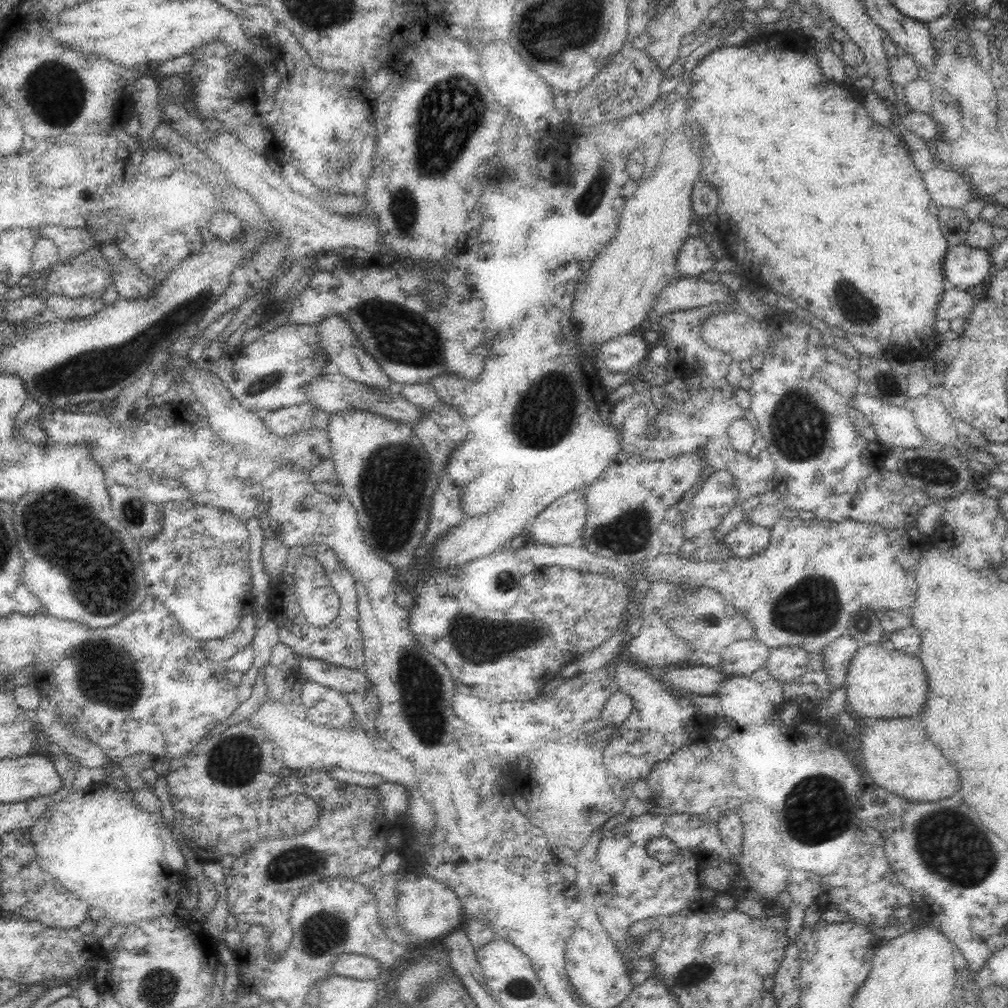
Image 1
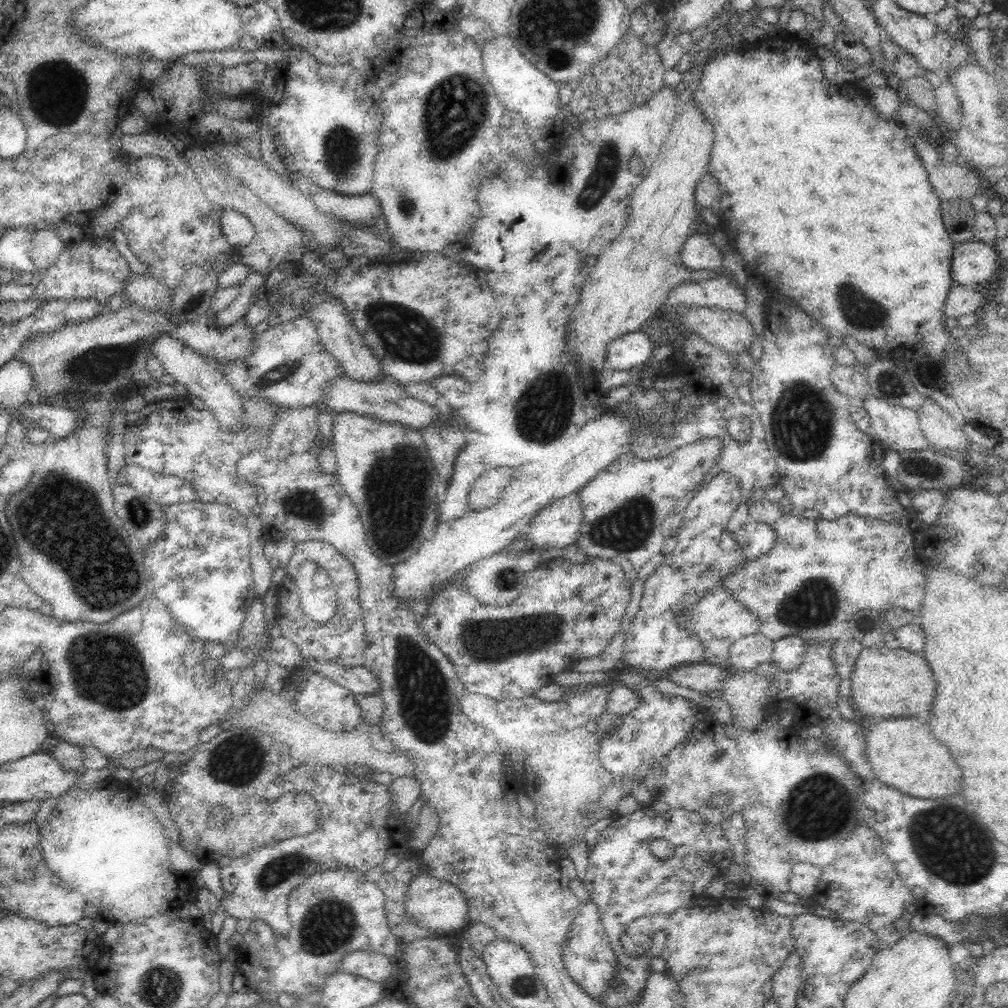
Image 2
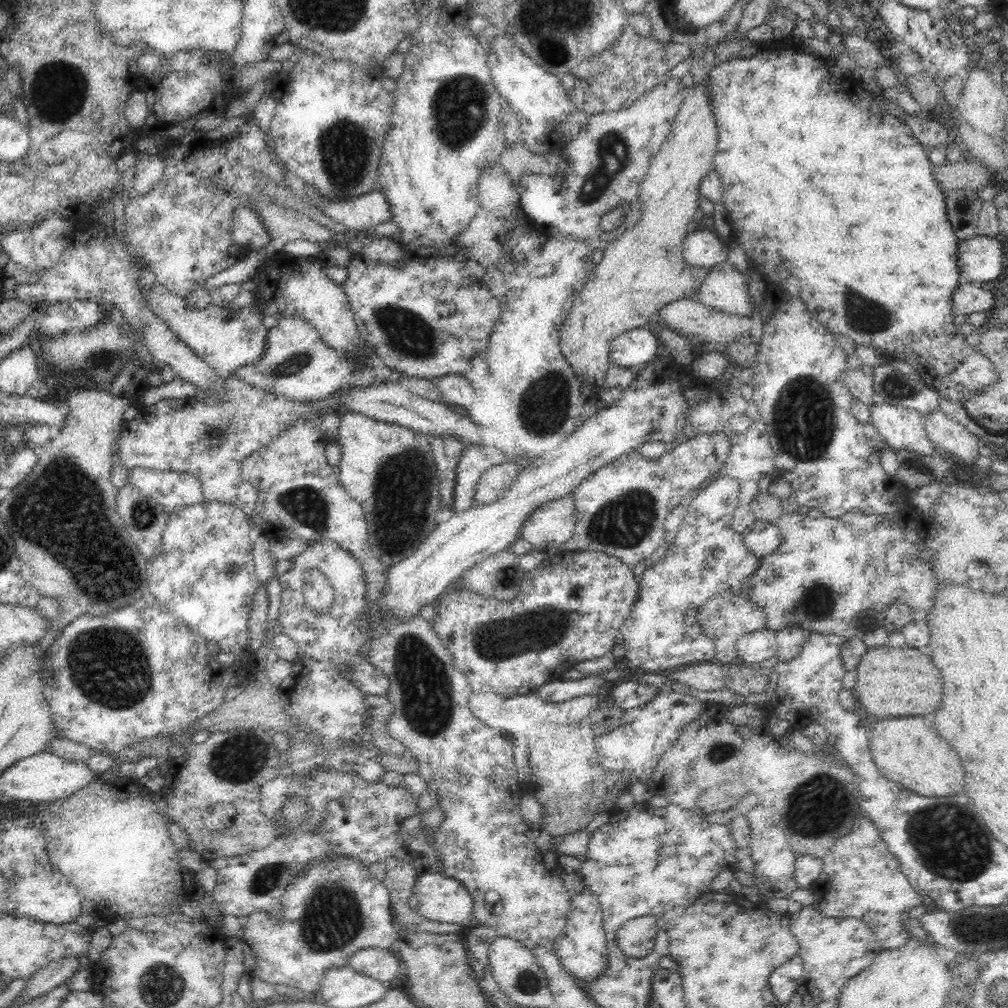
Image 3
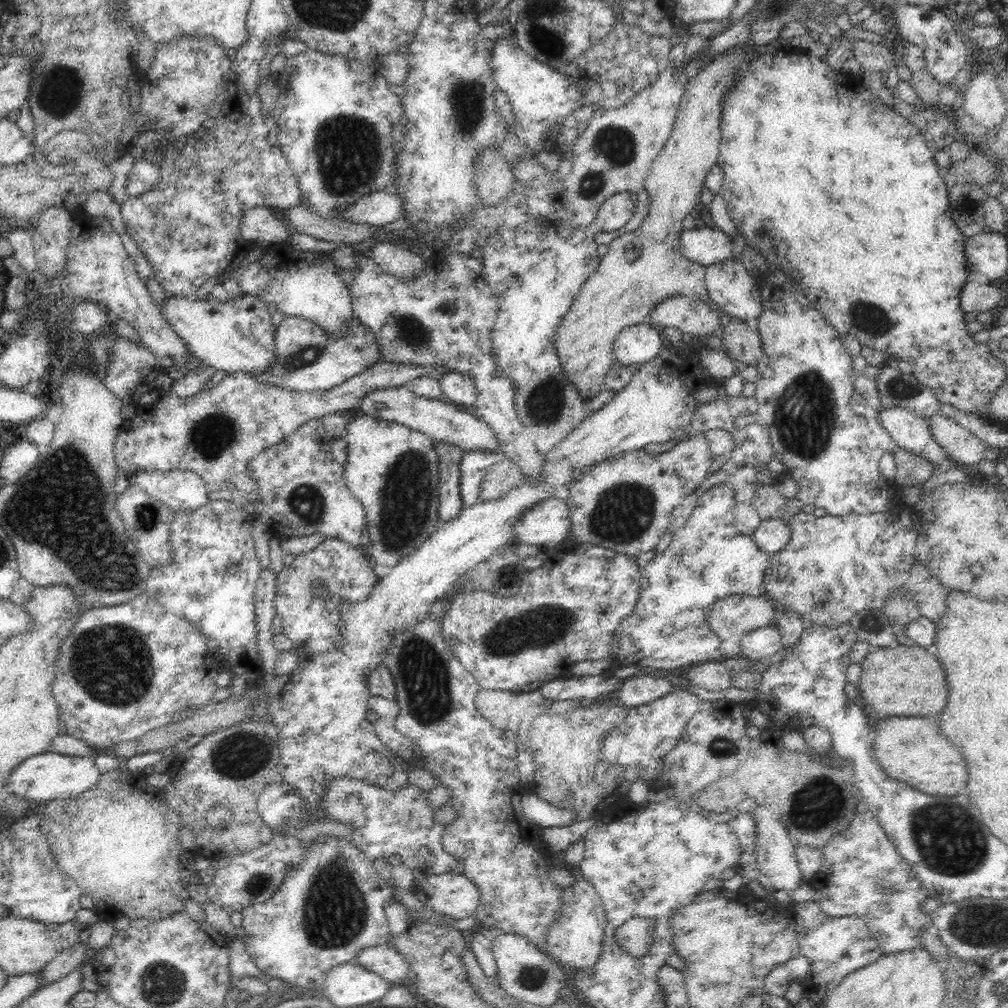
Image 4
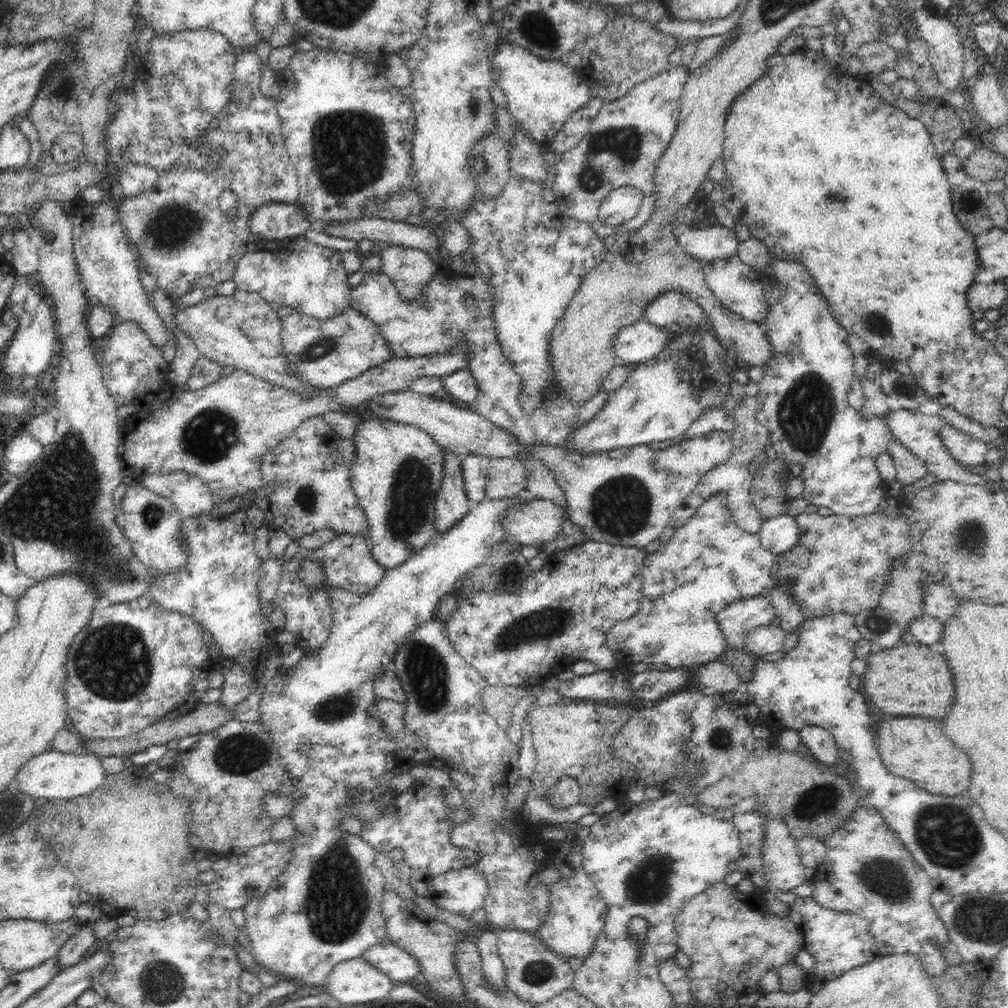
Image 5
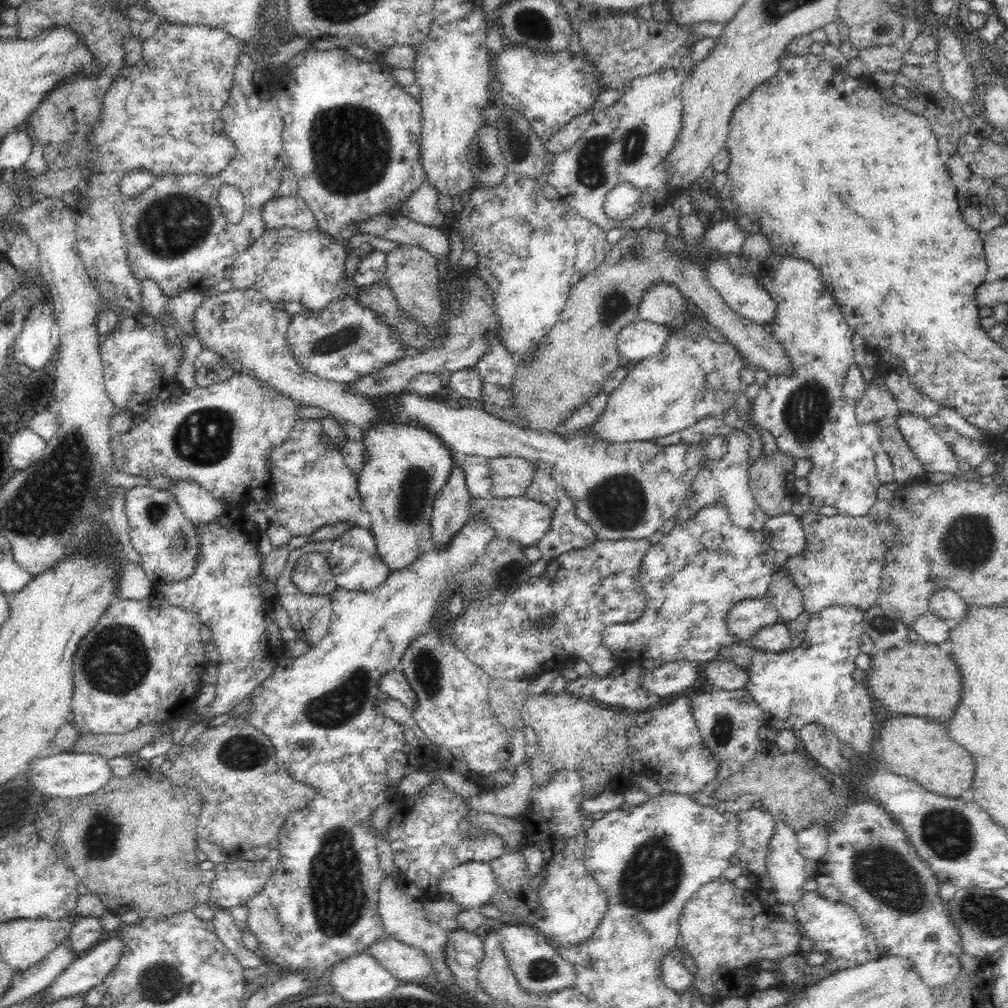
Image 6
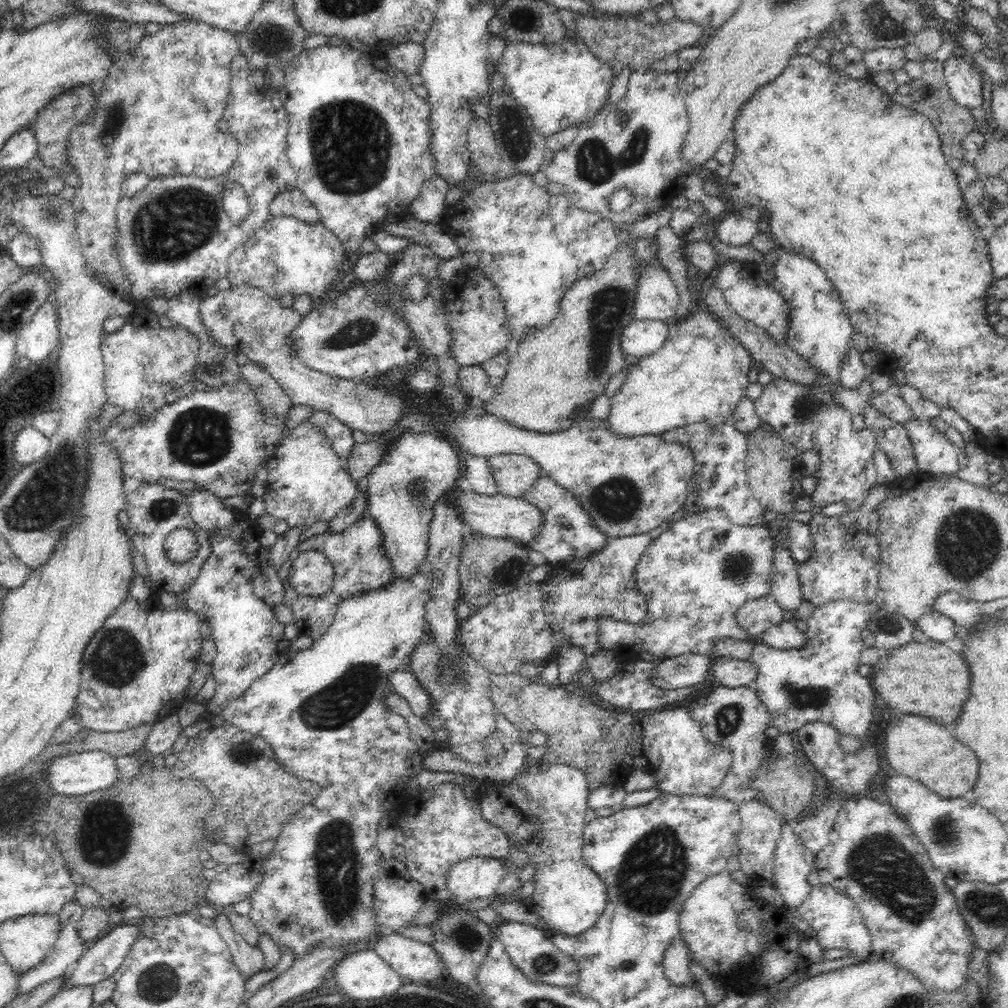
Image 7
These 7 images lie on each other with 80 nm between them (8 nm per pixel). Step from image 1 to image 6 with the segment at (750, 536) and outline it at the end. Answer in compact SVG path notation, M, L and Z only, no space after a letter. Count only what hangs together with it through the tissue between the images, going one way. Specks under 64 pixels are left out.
M788 514L769 517L761 531L774 550L796 556L805 546L806 536L798 516Z

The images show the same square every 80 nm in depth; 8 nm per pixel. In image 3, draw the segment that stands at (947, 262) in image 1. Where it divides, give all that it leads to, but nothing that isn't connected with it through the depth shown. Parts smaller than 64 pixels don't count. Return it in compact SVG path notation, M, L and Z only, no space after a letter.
M976 235L960 241L958 269L960 283L990 285L1005 275L1003 256L1006 250L998 238Z

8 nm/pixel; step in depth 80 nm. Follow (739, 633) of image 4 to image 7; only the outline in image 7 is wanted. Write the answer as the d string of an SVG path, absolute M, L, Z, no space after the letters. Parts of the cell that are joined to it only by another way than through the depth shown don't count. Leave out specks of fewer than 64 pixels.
M768 593L762 598L749 600L735 610L735 623L743 628L752 639L758 638L770 625L784 620L784 609Z

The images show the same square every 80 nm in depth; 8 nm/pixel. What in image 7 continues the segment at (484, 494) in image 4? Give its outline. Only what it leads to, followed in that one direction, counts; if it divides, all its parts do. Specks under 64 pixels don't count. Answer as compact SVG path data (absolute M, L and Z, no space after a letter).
M498 454L487 460L496 481L498 495L523 497L536 479L545 474L539 464L523 454Z

